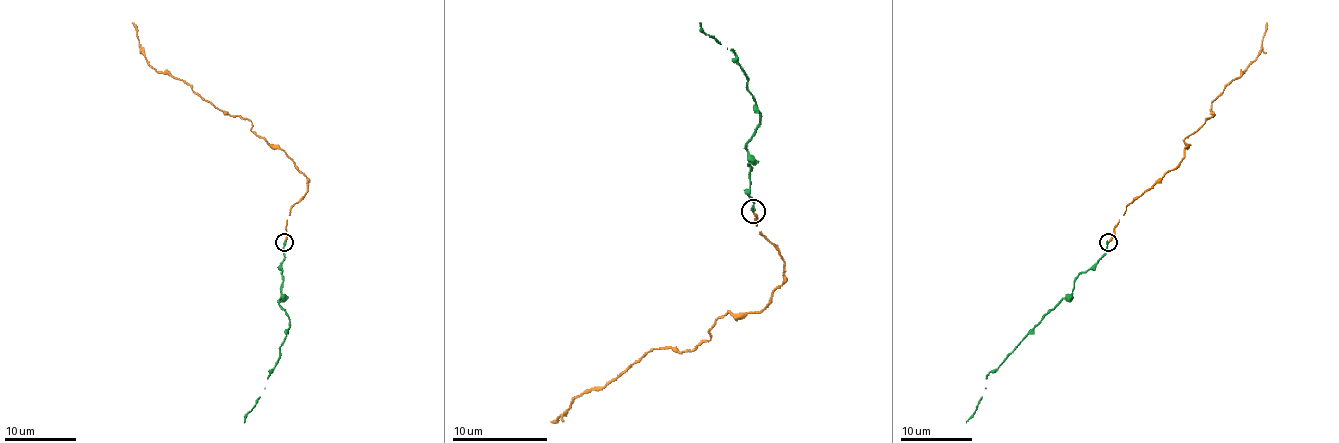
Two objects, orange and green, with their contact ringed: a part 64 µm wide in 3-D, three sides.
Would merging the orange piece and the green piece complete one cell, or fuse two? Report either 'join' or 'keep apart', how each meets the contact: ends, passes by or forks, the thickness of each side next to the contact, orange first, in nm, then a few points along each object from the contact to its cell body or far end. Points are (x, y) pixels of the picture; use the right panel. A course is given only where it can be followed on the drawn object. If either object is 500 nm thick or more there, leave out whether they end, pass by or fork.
join; orange ends there; green ends there; 190 nm thick on the orange side, 240 nm on the other; orange runs (1108, 242), (1125, 210), (1175, 167), (1184, 156), (1184, 140), (1213, 116), (1211, 104), (1258, 55), (1267, 23); green runs (1108, 242), (1105, 255), (1076, 278), (1072, 291), (988, 374), (983, 397), (966, 422)

